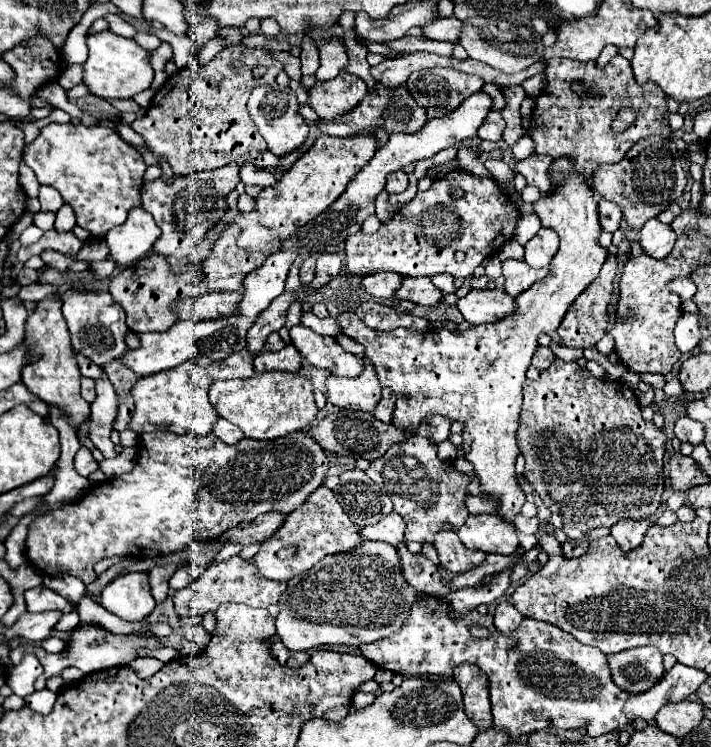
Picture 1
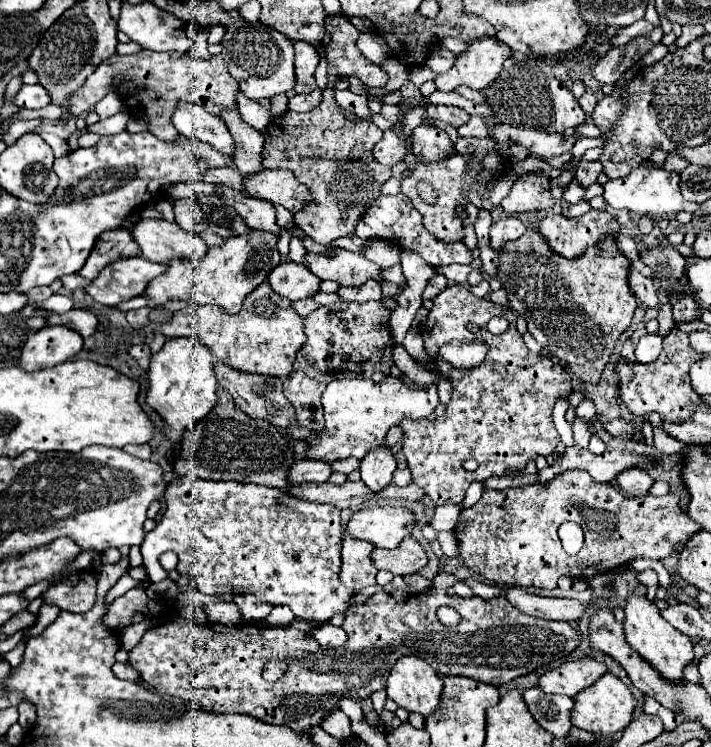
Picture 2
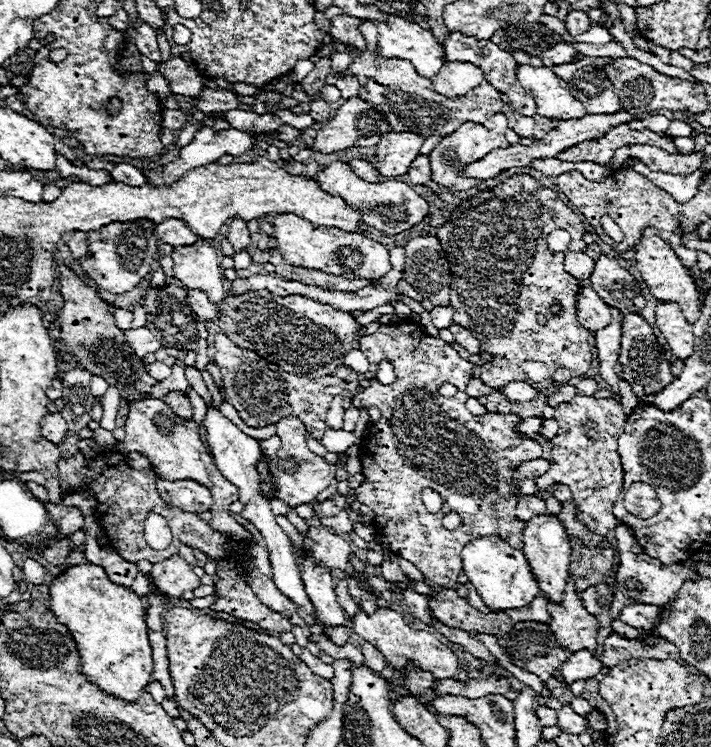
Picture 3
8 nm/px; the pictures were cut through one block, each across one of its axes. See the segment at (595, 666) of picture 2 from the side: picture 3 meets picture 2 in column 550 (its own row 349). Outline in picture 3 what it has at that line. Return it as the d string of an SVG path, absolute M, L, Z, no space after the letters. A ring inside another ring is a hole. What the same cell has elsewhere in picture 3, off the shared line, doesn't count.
M658 302L656 306L656 326L660 328L662 336L666 338L672 354L680 360L686 360L694 352L694 334L692 326L680 312L678 304Z

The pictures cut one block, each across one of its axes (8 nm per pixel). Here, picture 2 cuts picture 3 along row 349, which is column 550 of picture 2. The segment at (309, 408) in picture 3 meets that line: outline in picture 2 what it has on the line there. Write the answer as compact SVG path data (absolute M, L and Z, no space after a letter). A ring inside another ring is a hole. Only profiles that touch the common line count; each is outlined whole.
M592 208L578 218L550 214L540 224L540 232L546 236L552 250L558 250L558 254L572 258L572 256L582 254L586 246L592 246L606 232L618 234L620 230L612 214L608 214L606 210L600 212Z

